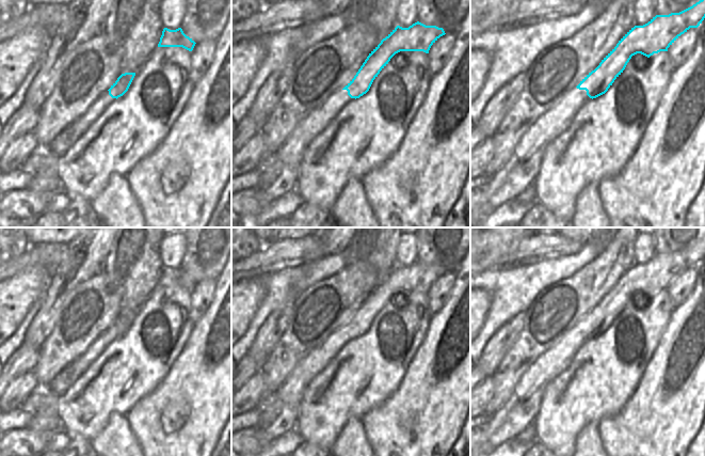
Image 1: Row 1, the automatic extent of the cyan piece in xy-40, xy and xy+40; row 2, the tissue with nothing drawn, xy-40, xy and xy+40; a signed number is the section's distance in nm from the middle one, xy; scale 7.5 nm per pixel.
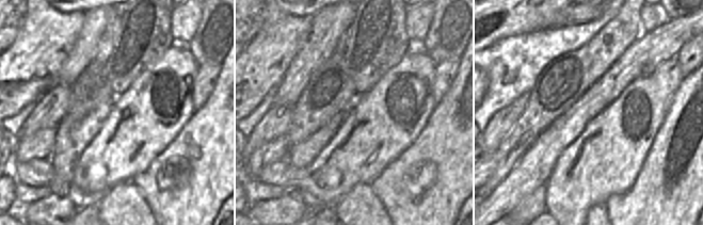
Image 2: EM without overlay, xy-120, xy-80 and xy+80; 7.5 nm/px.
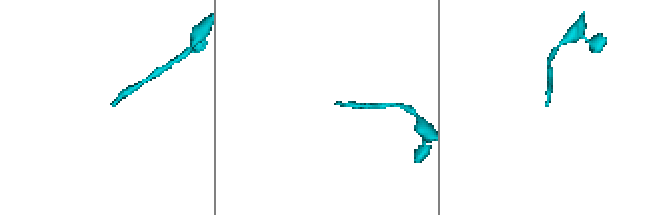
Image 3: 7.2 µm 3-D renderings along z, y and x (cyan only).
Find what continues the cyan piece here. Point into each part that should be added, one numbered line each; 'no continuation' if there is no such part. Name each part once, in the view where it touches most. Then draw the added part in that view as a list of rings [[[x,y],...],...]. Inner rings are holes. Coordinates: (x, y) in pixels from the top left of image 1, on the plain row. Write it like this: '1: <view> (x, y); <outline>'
1: xy+40 (521, 411); [[[575,327],[533,363],[516,386],[512,398],[486,424],[492,449],[515,439],[534,424],[546,388],[570,366],[582,345],[591,339],[586,329]]]

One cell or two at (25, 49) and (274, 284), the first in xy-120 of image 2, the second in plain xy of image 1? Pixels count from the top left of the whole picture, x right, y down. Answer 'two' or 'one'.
two

